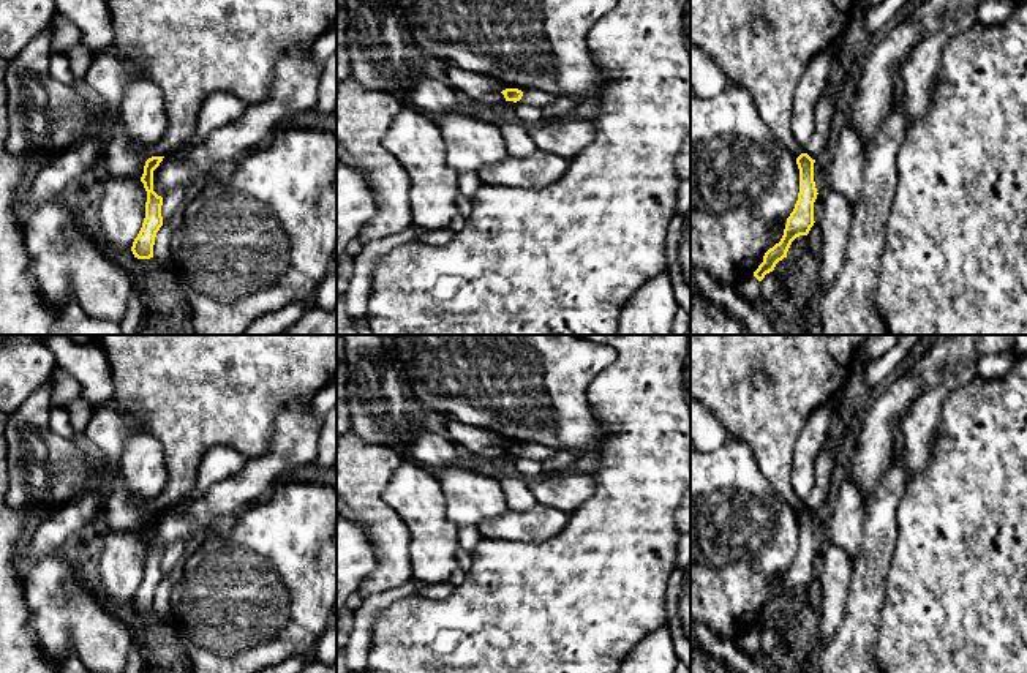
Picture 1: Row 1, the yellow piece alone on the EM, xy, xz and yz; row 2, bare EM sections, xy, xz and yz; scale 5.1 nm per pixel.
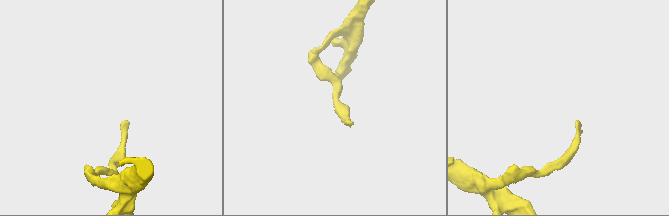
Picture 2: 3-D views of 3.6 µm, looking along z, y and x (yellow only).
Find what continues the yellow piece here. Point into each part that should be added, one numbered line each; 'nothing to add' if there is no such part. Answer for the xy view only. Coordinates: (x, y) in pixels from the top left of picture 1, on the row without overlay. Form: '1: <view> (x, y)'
nothing to add

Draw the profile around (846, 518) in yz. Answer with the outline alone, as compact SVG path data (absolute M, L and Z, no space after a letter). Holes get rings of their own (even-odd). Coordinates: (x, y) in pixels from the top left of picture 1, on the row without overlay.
M850 463L845 472L845 479L841 485L839 498L834 507L826 512L828 521L828 542L842 547L852 562L860 558L863 547L863 521L866 504L861 488L855 479L848 474Z

